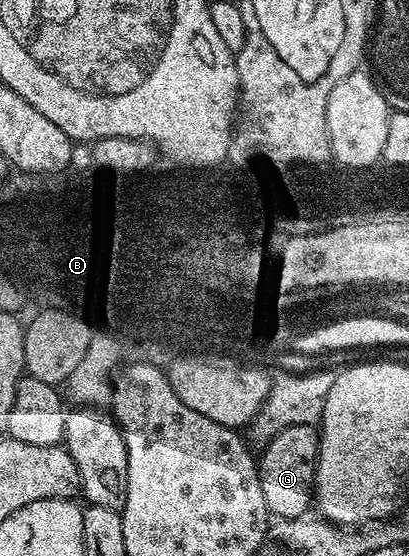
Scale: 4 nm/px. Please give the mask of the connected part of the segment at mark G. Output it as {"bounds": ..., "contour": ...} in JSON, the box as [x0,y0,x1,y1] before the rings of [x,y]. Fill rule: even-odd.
{"bounds":[257,424,321,519],"contour":[[[295,424],[284,426],[272,435],[273,438],[259,454],[257,475],[259,488],[263,488],[263,500],[267,500],[267,508],[274,519],[303,518],[310,513],[315,502],[315,483],[317,481],[317,453],[321,447],[321,436],[316,425]]]}

